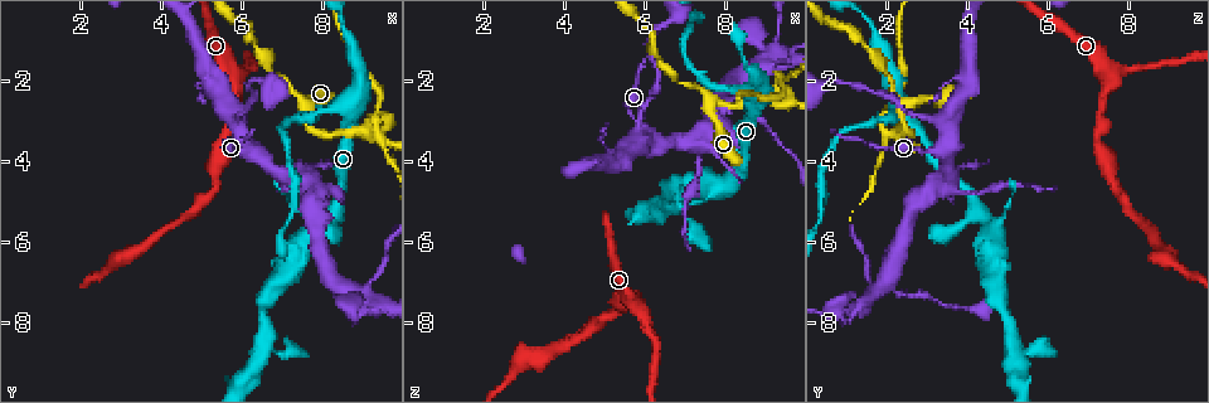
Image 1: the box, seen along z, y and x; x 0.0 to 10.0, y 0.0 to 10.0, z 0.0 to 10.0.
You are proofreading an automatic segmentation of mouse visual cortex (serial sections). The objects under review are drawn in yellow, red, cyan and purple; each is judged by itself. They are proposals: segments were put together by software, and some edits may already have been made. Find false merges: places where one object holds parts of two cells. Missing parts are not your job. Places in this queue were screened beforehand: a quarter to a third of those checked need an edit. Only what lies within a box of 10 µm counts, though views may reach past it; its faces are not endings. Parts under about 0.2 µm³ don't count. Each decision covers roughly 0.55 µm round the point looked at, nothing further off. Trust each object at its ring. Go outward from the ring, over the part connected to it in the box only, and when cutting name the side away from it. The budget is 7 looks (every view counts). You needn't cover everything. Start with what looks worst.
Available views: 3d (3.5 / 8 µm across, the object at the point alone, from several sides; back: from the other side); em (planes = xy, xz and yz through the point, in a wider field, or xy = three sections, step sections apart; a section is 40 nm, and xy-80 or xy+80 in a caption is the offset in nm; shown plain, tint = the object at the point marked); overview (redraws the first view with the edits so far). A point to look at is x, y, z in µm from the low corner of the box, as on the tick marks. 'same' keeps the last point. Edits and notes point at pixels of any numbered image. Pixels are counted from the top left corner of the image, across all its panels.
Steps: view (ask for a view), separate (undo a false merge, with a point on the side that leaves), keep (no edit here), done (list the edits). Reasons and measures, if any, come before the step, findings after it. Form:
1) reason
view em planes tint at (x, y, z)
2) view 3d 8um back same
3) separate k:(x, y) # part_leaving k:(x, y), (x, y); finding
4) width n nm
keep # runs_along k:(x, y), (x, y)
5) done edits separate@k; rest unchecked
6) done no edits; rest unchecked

sharp bend
view 3d 3.5um at (9.30, 3.35, 1.95)

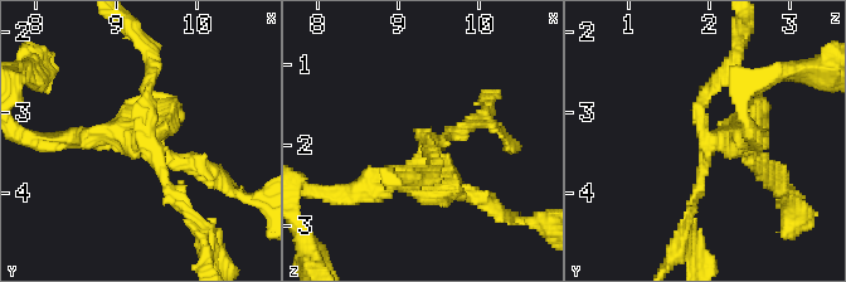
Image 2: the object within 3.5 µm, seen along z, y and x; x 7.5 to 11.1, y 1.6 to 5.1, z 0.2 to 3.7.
separate 2:(147, 88) # a second cell is stuck on

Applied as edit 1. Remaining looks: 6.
redraw
view overview

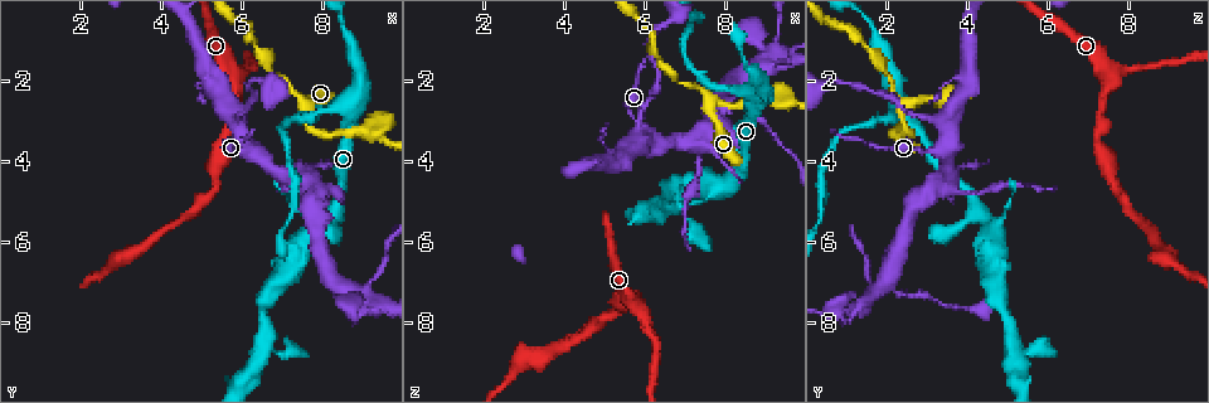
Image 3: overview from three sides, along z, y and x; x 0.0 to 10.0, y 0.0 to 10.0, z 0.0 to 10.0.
view 3d 8um at (5.85, 3.00, 3.35)

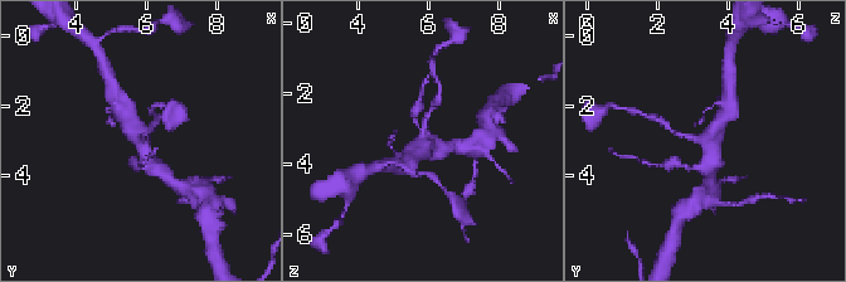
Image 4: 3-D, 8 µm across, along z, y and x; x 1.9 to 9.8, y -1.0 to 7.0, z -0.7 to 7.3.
view 3d 3.5um same

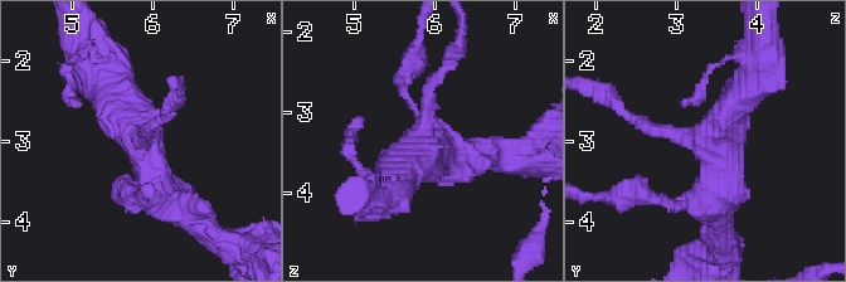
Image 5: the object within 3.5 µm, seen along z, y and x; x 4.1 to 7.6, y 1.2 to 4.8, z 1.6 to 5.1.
need the tissue
view em xy step 1 tint at (5.85, 2.95, 3.35)

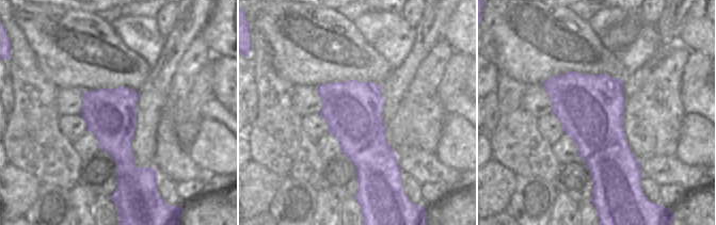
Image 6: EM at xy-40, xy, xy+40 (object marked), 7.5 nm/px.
arm_widths 200, 300, 450 nm
keep # runs_along 5:(694, 199), (716, 183), (714, 145), (633, 117); one cell here

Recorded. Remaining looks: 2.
arms part here
view em xy step 1 tint at (9.00, 7.30, 1.65)

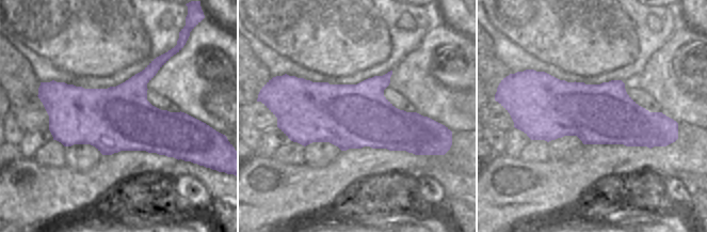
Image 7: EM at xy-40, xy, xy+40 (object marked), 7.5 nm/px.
wider look
view 3d 3.5um same

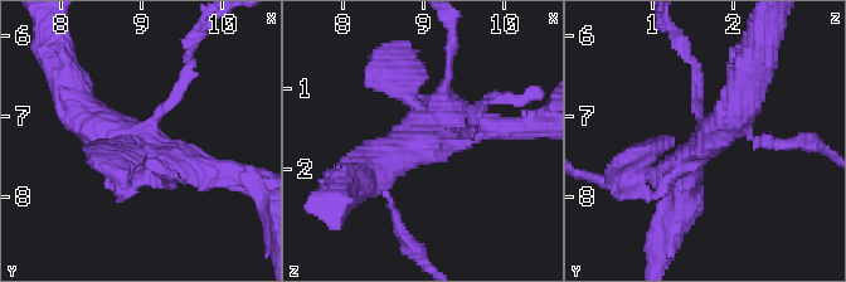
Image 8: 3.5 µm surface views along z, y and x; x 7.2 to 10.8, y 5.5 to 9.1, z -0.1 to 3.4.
keep # runs_along 8:(740, 103), (693, 154), (641, 157); all the same cell

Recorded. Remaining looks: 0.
done edits separate@2; rest unchecked

